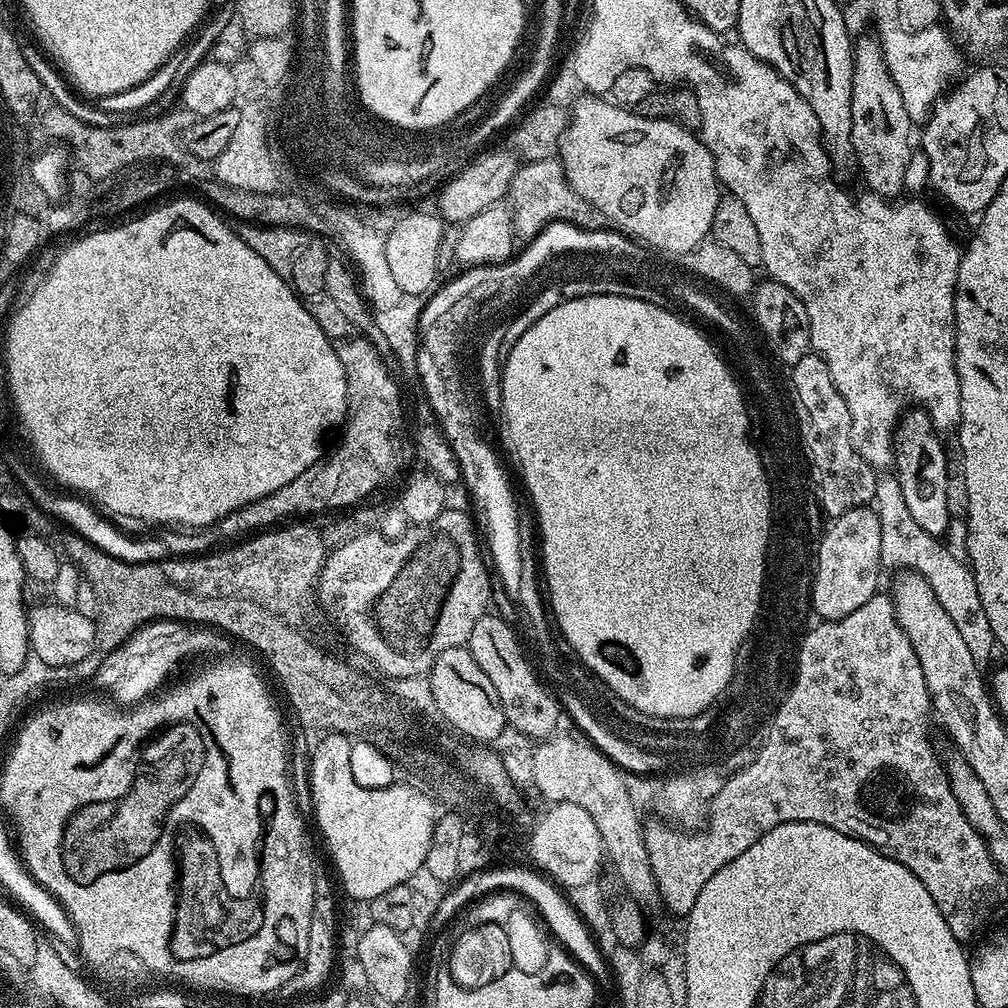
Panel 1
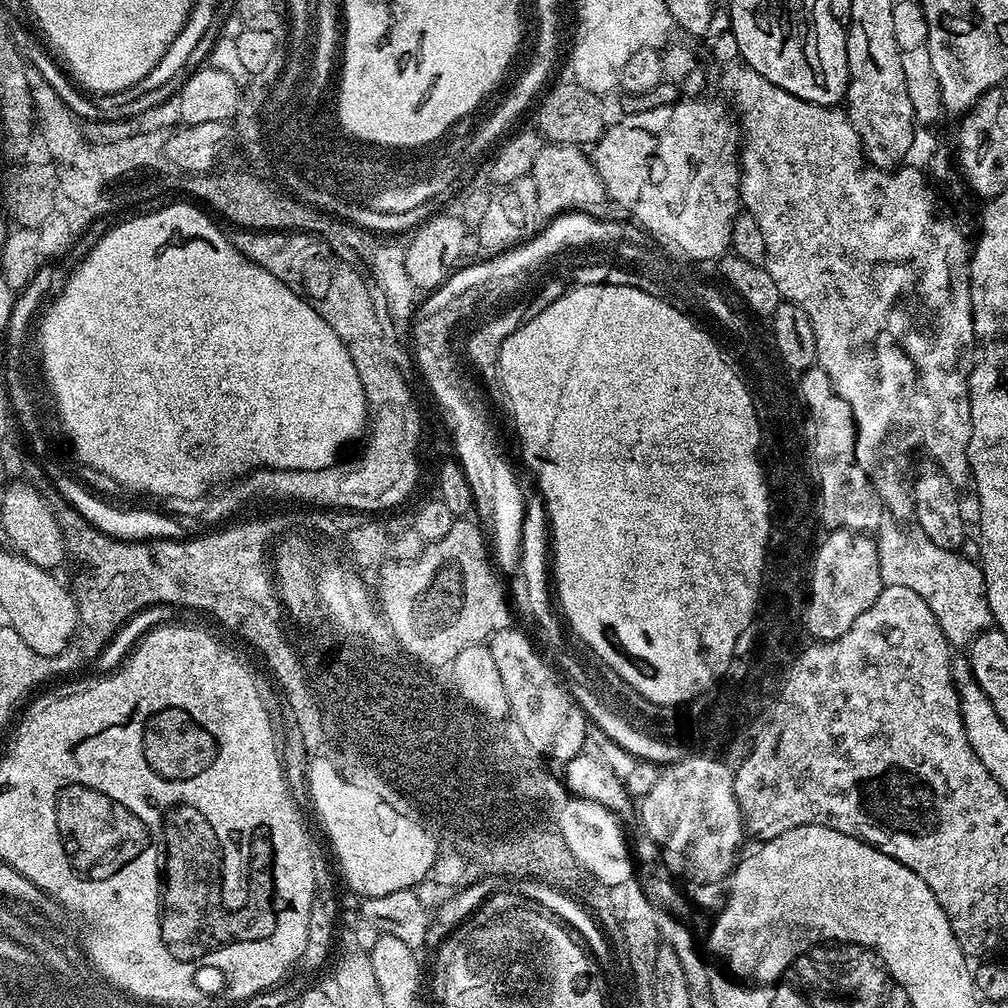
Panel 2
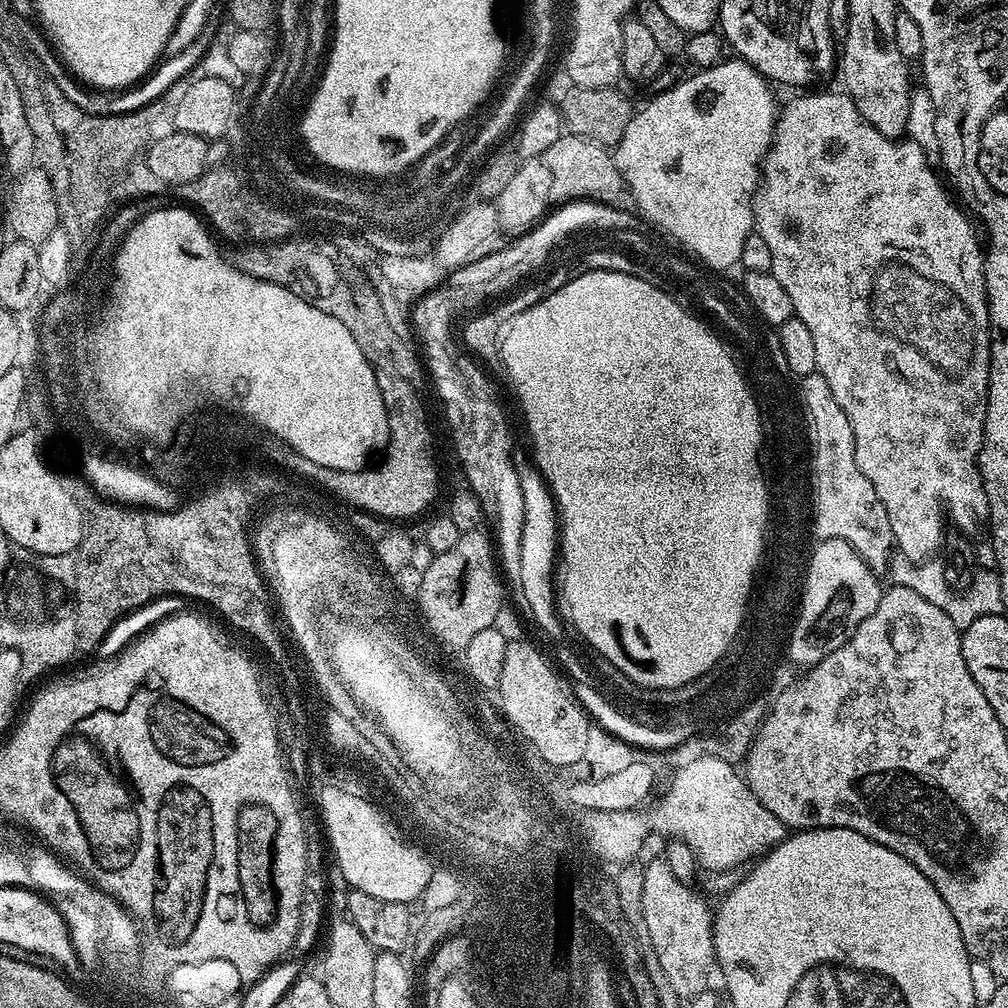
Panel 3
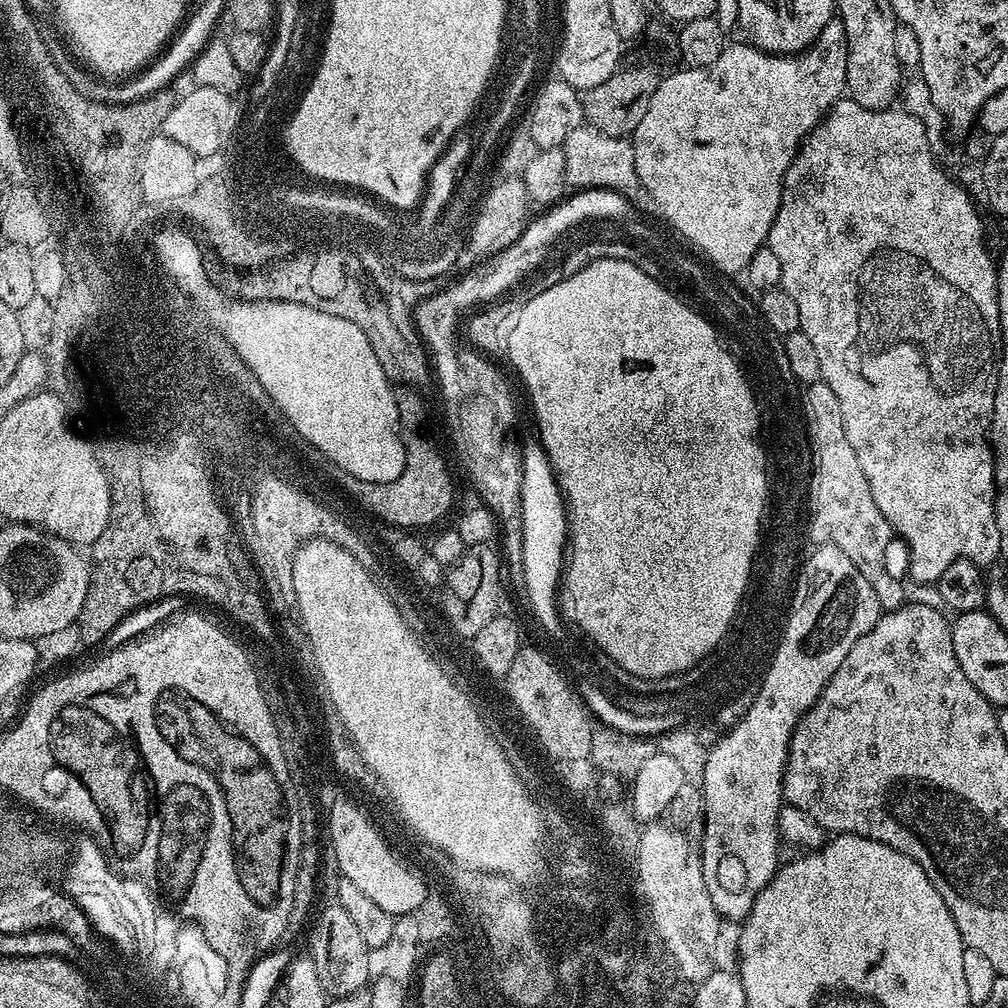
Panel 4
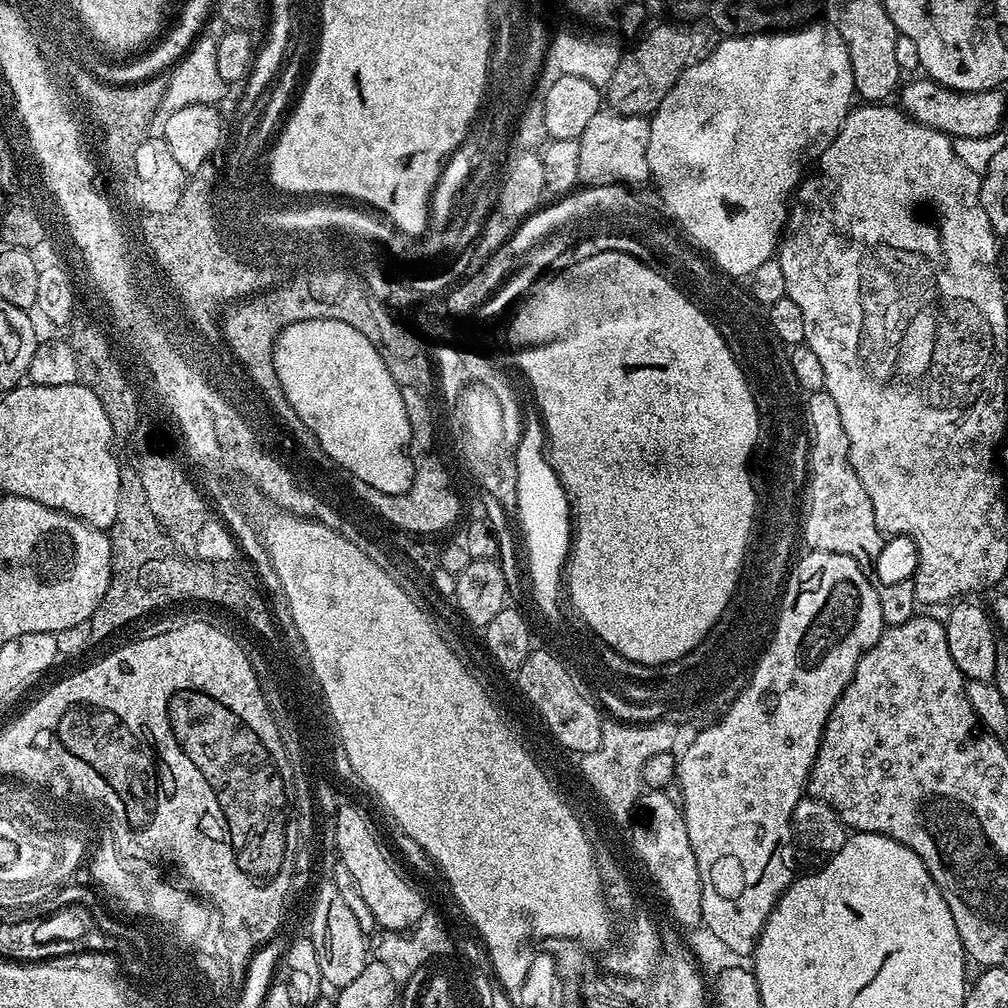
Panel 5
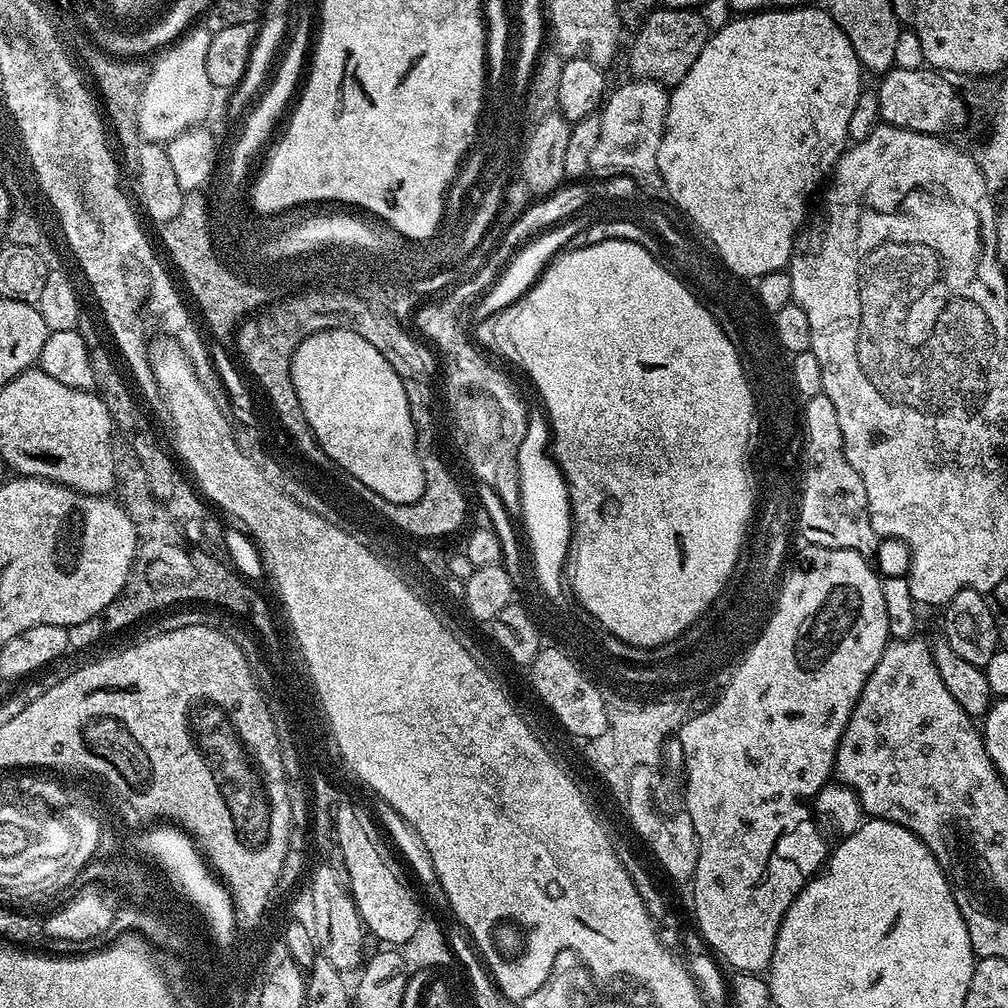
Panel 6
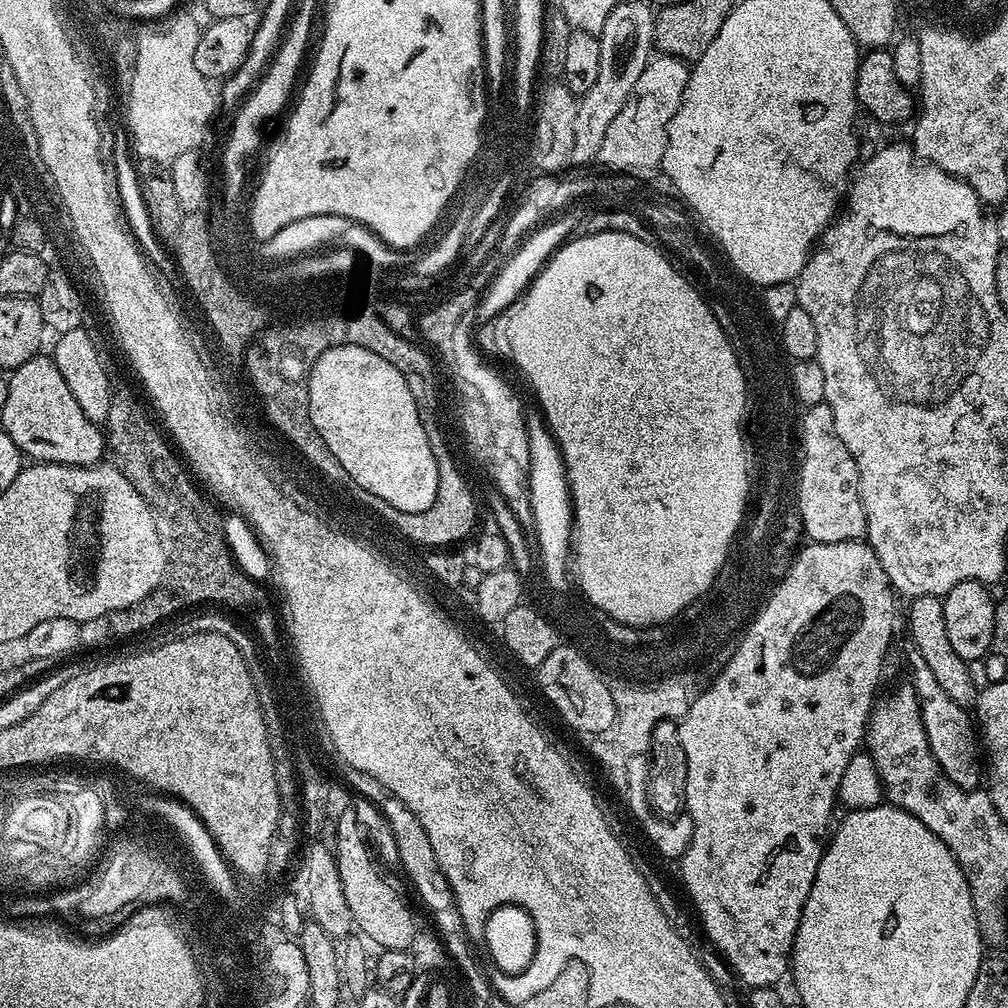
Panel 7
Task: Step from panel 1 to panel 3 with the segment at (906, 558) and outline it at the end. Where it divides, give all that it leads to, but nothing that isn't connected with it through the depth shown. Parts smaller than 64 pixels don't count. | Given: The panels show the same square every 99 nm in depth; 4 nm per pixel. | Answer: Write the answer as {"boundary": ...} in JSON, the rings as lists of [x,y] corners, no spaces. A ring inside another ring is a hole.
{"boundary":[[[898,558],[889,565],[888,576],[891,577],[892,584],[906,586],[907,589],[914,590],[916,594],[921,594],[922,598],[926,598],[934,606],[946,611],[950,620],[961,632],[968,629],[970,623],[977,618],[1001,616],[1006,610],[1006,606],[1002,602],[1000,576],[992,568],[989,570],[979,569],[972,577],[971,584],[964,593],[956,593],[949,586],[949,583],[946,582],[943,563],[938,560],[927,560],[916,565],[913,561]]]}

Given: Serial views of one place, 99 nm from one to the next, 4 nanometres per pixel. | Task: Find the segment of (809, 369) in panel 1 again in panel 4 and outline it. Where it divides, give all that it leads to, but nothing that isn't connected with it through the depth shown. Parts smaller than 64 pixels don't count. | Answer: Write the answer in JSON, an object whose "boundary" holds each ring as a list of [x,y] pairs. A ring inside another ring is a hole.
{"boundary":[[[810,384],[803,389],[803,416],[812,451],[808,507],[815,517],[816,543],[842,550],[842,554],[858,566],[884,612],[901,608],[906,603],[906,584],[888,573],[888,547],[894,541],[894,533],[886,514],[878,510],[874,494],[870,494],[870,482],[866,482],[866,473],[846,439],[842,406],[828,384]]]}

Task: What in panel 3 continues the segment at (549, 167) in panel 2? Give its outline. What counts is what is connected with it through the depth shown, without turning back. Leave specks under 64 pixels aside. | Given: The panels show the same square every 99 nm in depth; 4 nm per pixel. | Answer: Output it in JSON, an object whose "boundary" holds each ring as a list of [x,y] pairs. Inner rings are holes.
{"boundary":[[[561,134],[558,142],[550,146],[542,157],[546,166],[550,166],[550,194],[556,202],[575,202],[598,198],[609,202],[624,202],[625,194],[619,176],[607,156],[600,152],[598,144],[584,136]],[[560,200],[560,201],[559,201]]]}

